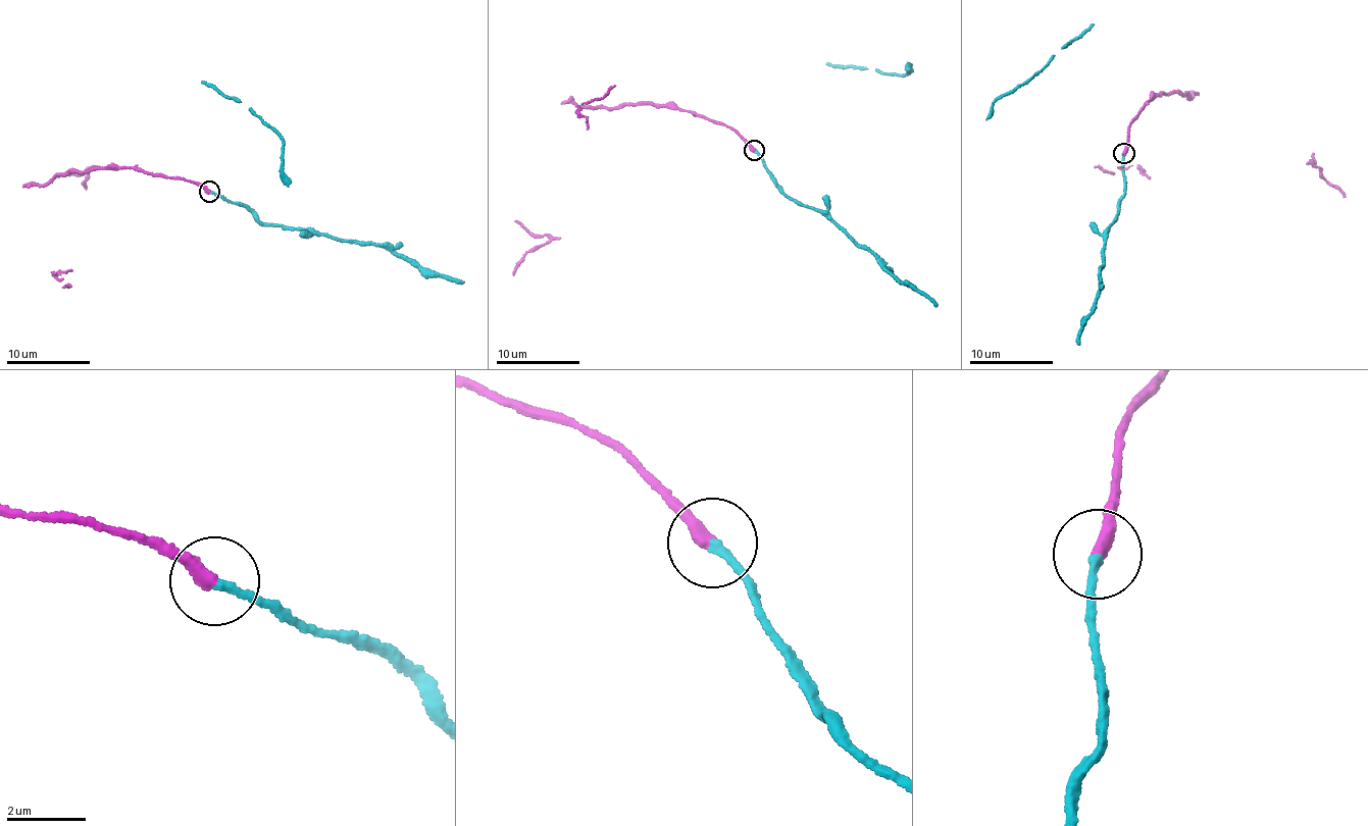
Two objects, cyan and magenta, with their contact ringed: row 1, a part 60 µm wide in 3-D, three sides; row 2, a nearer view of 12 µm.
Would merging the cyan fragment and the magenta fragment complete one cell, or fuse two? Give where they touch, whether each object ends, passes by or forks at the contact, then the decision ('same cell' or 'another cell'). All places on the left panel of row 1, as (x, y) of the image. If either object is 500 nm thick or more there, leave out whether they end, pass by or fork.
at (209, 192); cyan ends there; magenta ends there; another cell

